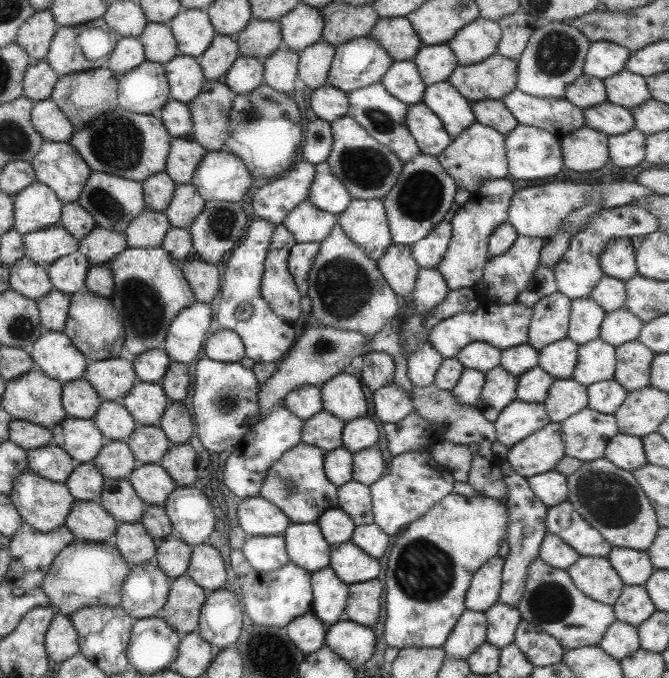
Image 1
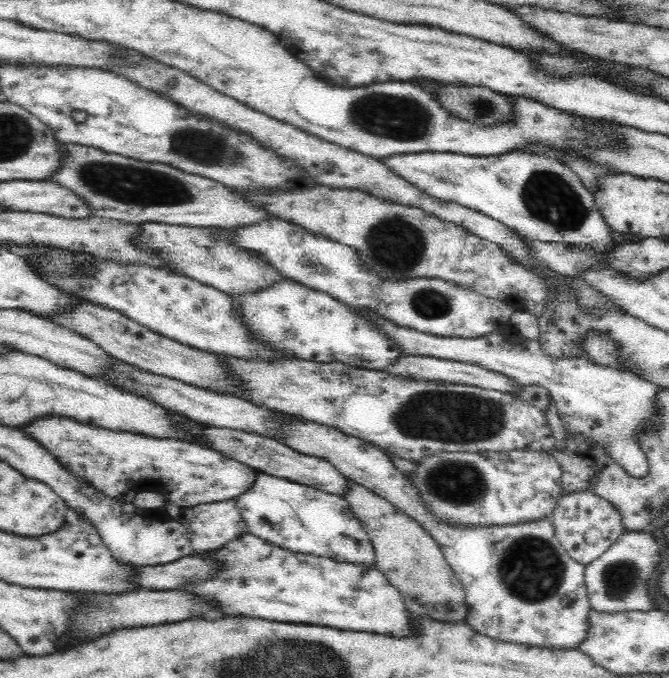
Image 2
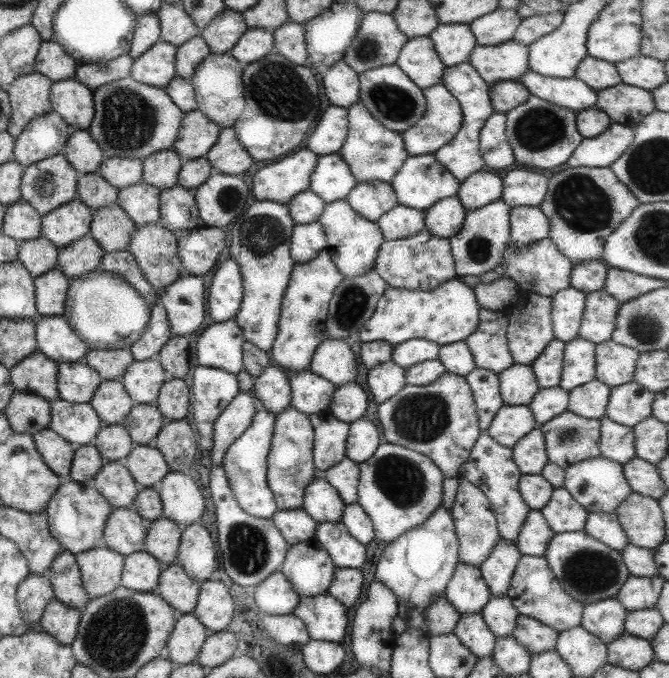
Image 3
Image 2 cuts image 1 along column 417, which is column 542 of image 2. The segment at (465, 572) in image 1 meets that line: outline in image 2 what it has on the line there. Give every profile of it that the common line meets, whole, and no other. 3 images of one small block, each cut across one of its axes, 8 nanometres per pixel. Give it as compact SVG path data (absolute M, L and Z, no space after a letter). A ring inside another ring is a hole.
M300 418L288 420L282 428L284 442L292 449L320 457L330 462L348 480L377 494L394 508L413 518L436 542L444 560L460 581L468 604L466 624L476 632L502 642L546 648L578 649L588 638L588 616L591 611L584 582L585 566L576 562L564 549L558 537L551 517L524 521L507 525L470 525L448 523L434 515L422 501L420 491L410 478L405 477L394 466L391 458L375 446L356 438L342 434L335 428L320 426Z

